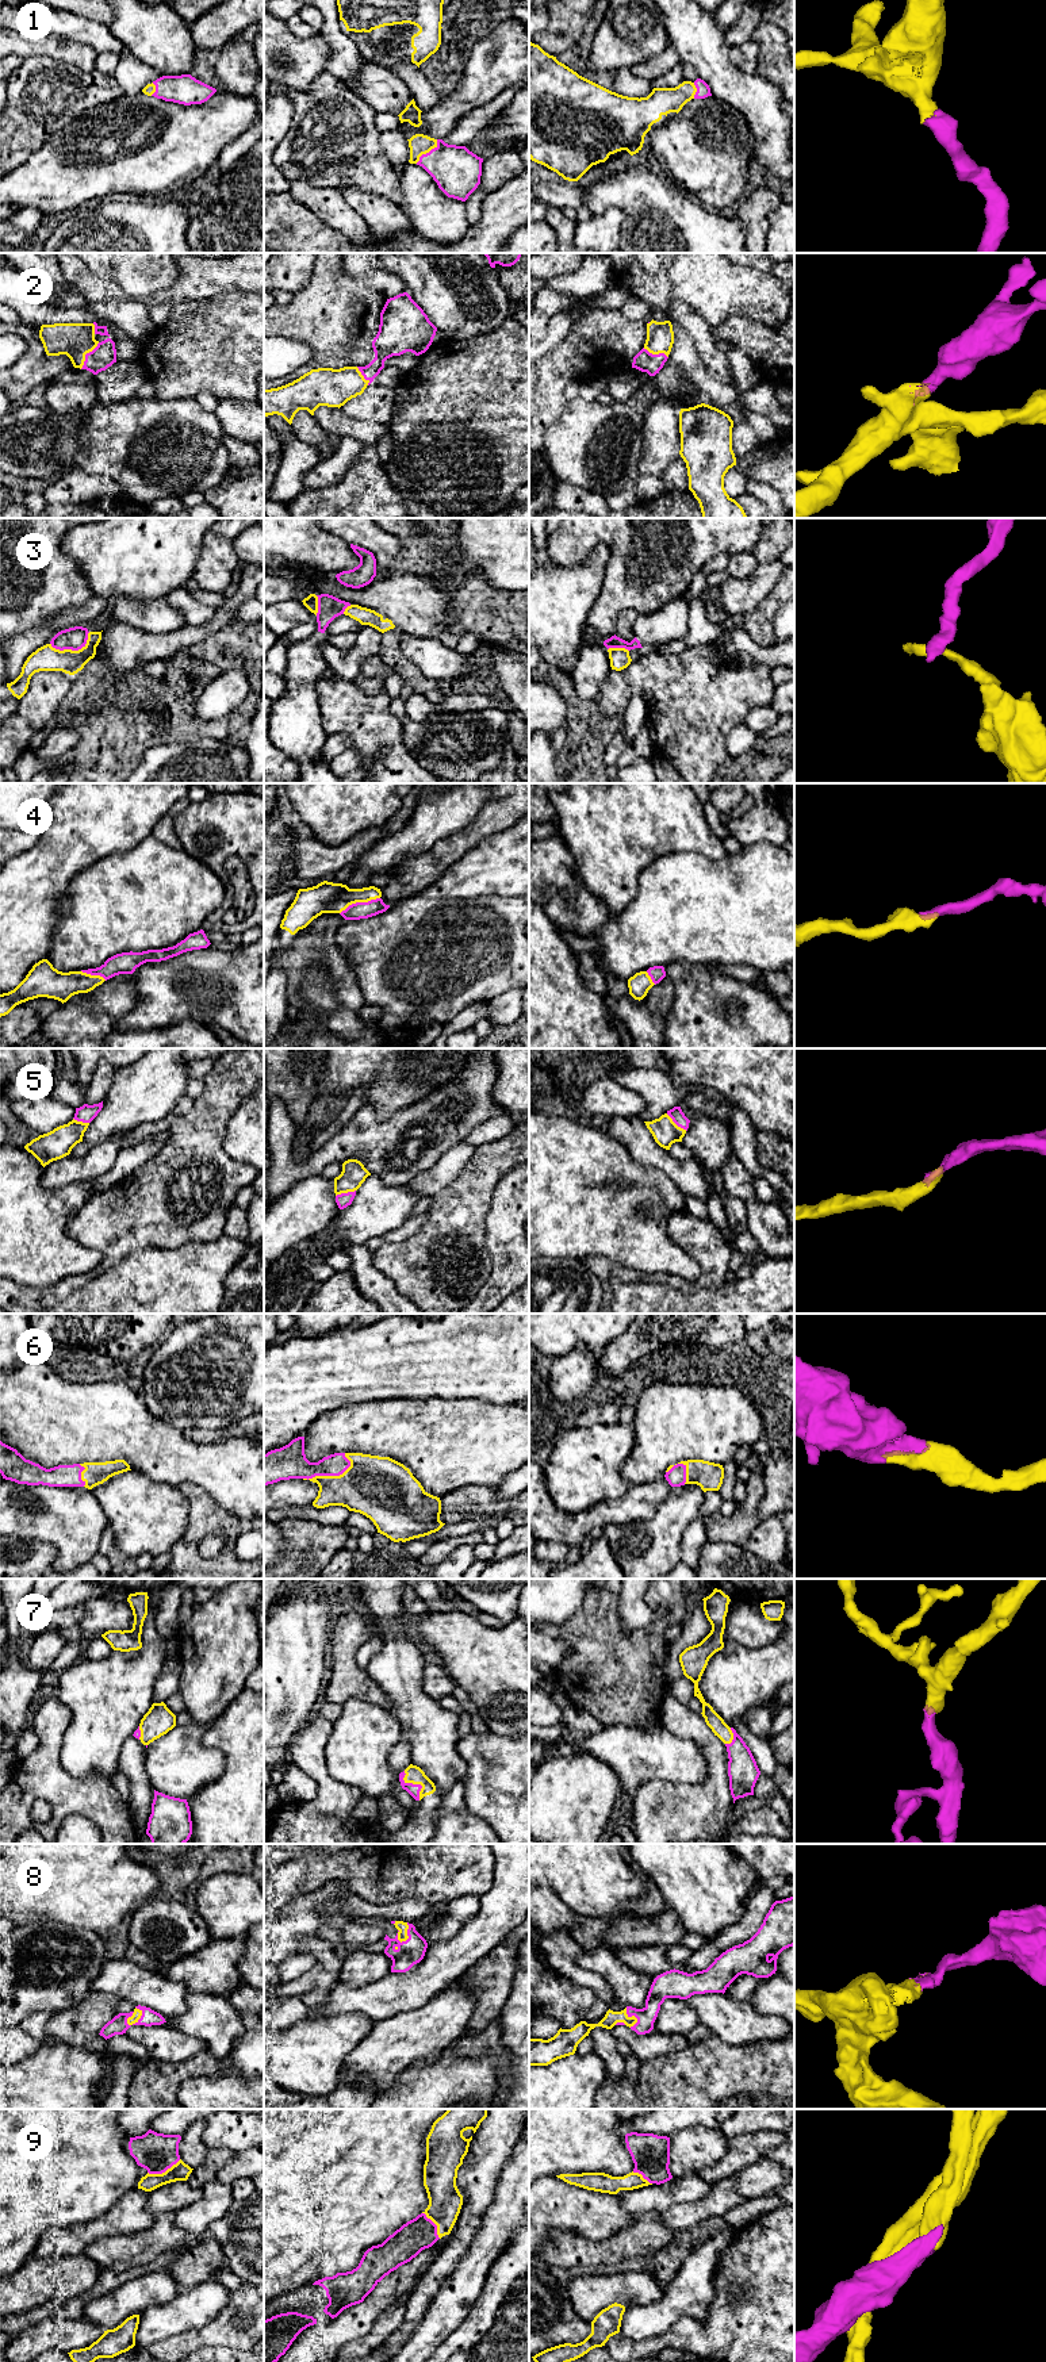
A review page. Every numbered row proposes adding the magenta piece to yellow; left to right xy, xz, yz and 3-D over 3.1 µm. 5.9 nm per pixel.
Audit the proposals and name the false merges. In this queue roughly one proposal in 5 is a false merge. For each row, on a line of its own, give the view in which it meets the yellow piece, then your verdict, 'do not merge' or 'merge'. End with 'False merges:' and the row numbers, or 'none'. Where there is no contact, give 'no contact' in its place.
1: meets yellow in xz; merge
2: meets yellow in xy; merge
3: meets yellow in xy; do not merge
4: meets yellow in xz; merge
5: meets yellow in yz; merge
6: meets yellow in xz; merge
7: meets yellow in xz; merge
8: meets yellow in xy; merge
9: meets yellow in xy; merge
False merges: 3

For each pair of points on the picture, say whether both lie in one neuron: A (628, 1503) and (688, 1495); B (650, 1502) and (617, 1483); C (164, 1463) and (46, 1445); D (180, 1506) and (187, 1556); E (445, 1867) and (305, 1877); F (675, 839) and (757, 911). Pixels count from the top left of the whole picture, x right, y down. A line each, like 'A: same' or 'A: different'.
A: different
B: different
C: same
D: different
E: same
F: different

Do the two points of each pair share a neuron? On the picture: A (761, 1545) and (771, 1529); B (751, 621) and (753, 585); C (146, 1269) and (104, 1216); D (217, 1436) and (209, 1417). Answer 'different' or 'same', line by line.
A: same
B: different
C: different
D: different

